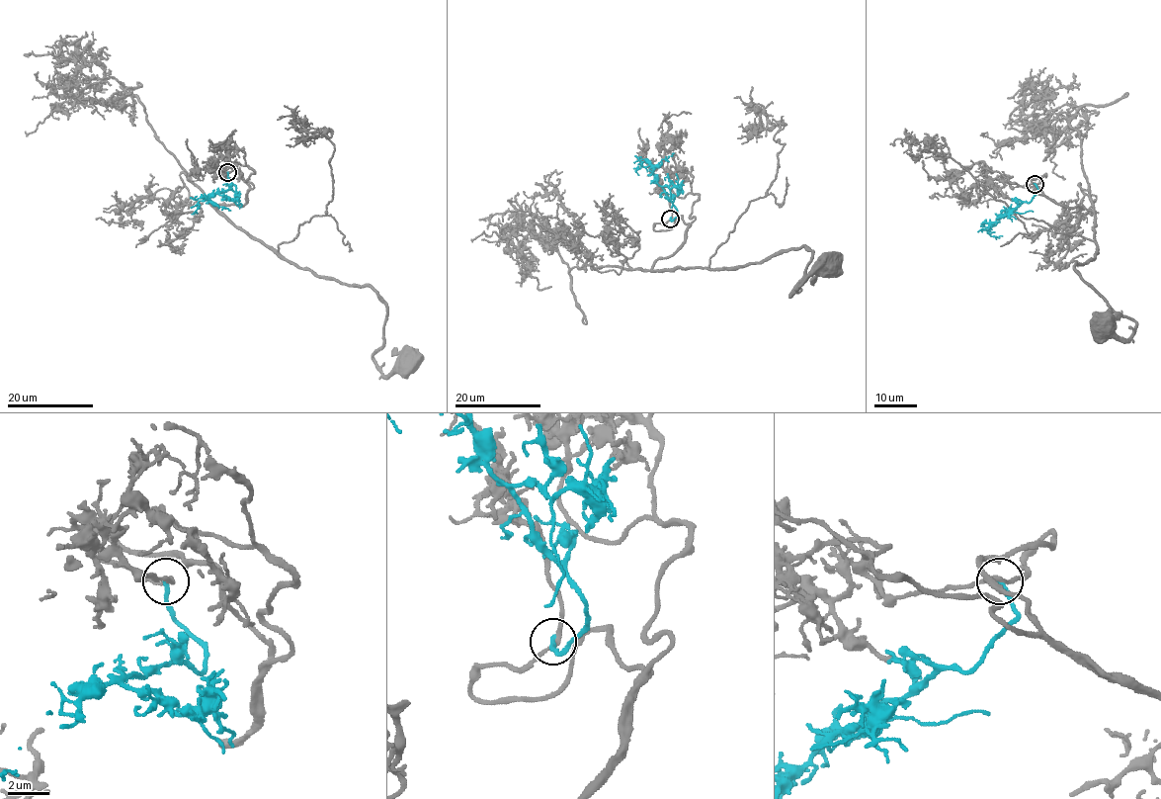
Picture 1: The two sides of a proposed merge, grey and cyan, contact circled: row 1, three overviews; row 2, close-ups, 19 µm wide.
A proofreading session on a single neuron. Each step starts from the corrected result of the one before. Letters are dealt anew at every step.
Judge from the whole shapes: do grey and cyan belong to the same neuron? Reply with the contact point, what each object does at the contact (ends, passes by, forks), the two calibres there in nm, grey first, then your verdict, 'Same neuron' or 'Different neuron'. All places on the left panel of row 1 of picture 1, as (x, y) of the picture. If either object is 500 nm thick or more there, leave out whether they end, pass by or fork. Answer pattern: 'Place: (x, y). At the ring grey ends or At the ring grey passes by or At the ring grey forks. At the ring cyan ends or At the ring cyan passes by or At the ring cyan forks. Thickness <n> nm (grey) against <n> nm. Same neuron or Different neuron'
Place: (227, 172). At the ring grey forks. At the ring cyan ends. Thickness 150 nm (grey) against 240 nm. Same neuron

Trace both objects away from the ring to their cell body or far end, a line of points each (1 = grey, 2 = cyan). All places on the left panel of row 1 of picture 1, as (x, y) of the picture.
1: (227, 172), (210, 161), (247, 199), (218, 210), (369, 286), (386, 307), (375, 368), (412, 360)
2: (227, 172), (235, 190), (219, 192), (198, 203), (194, 213), (197, 213)

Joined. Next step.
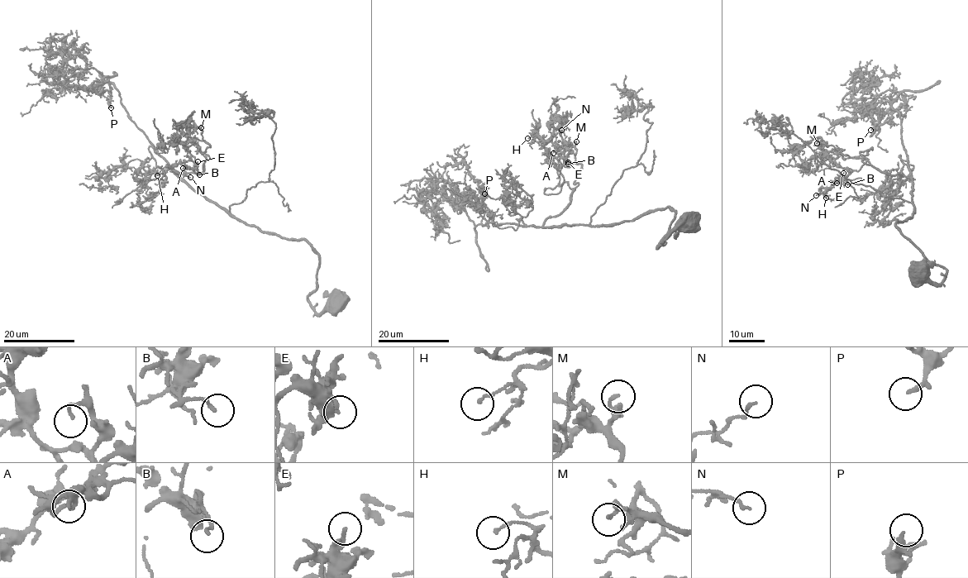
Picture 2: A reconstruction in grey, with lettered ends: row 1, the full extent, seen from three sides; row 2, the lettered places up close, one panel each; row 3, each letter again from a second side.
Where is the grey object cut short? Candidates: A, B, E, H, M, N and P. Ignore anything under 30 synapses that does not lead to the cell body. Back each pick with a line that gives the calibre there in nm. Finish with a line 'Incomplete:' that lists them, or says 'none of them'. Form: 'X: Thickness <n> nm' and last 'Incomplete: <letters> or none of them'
M: Thickness 110 nm
P: Thickness 160 nm
Incomplete: M, P

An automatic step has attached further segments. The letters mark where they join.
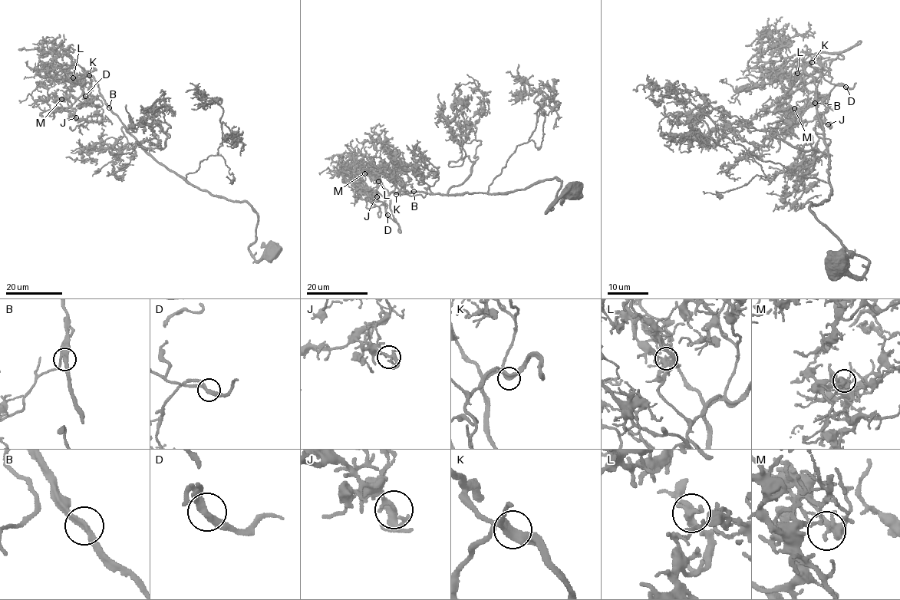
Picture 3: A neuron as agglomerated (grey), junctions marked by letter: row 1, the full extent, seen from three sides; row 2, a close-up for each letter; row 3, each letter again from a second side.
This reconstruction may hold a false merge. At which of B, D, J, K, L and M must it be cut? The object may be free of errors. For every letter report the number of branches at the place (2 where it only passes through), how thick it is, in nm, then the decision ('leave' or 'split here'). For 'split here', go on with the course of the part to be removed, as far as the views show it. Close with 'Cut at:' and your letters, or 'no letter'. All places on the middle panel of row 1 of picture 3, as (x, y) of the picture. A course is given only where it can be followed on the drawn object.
B: branches 2; calibre 320 nm; leave
D: branches 2; calibre 320 nm; leave
J: branches 2; calibre 320 nm; leave
K: branches 2; calibre 360 nm; leave
L: branches 2; calibre 400 nm; leave
M: branches 2; calibre 420 nm; leave
Cut at: no letter

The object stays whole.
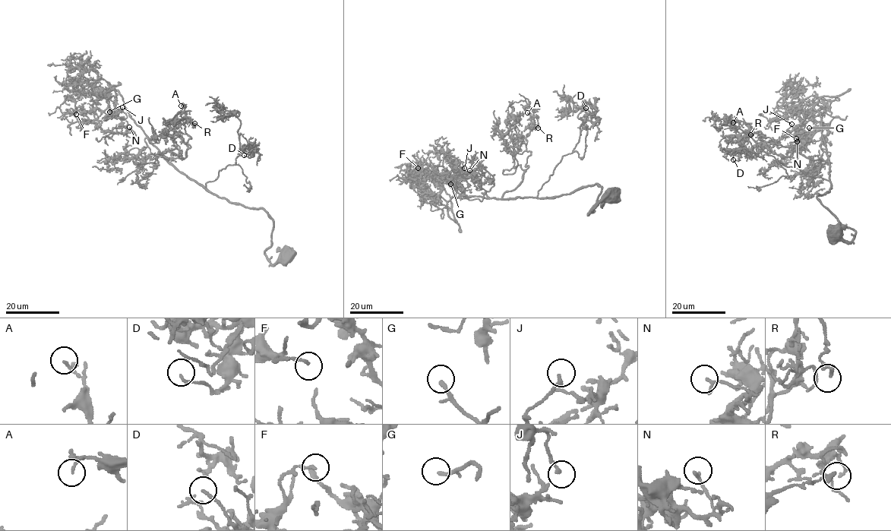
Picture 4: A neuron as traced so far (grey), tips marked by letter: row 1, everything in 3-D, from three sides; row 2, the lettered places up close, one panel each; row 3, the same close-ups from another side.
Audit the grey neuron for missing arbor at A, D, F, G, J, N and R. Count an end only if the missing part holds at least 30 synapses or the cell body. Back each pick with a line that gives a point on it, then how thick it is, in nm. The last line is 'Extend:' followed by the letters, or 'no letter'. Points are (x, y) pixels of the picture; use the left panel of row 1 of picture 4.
G: place (109, 112); calibre 190 nm
Extend: G

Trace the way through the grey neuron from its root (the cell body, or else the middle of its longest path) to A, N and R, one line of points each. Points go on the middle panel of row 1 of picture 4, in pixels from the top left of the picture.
A: (613, 194), (589, 215), (601, 191), (596, 184), (553, 197), (502, 198), (521, 181), (529, 166), (527, 112)
N: (613, 194), (589, 215), (601, 191), (596, 184), (547, 197), (462, 198), (458, 181), (470, 177), (469, 170)
R: (613, 194), (589, 215), (596, 184), (502, 198), (529, 166), (534, 118), (538, 128)

